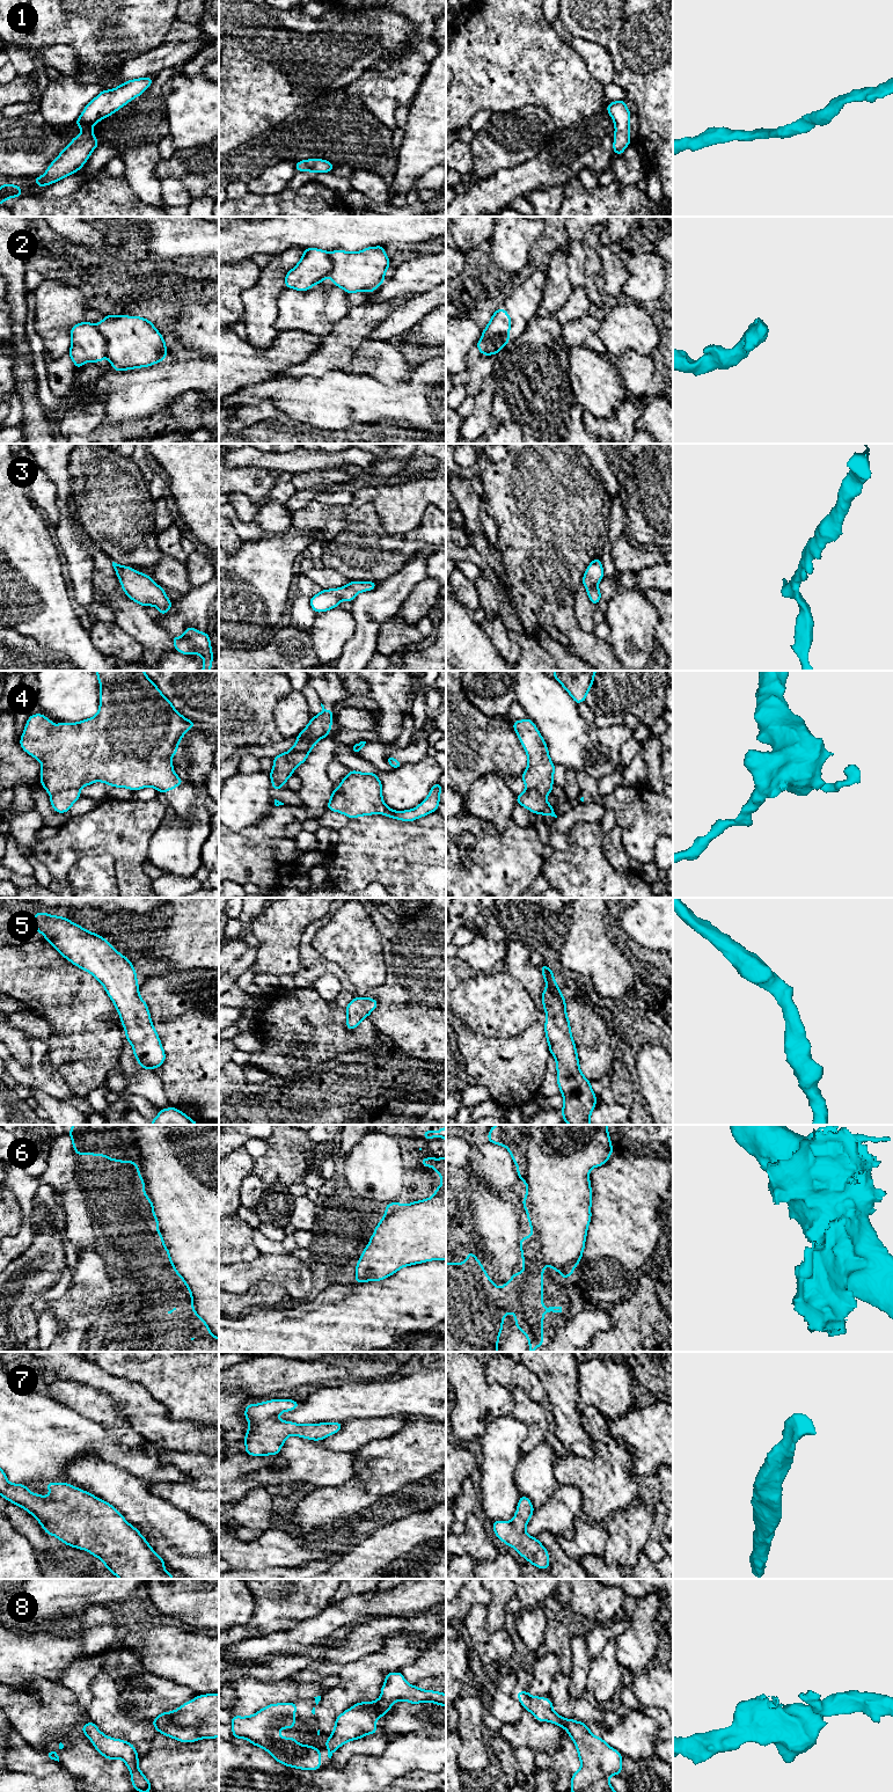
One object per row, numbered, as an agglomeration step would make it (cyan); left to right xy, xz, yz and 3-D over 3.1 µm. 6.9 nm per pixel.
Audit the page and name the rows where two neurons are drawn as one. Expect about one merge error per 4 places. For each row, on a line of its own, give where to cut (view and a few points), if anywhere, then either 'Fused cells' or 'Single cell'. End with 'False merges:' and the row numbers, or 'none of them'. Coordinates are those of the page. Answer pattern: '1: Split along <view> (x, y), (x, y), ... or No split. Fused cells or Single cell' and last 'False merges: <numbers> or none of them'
1: No split. Single cell
2: Split along xy (94, 324), (105, 341), (105, 353). Fused cells
3: No split. Single cell
4: Split along xy (78, 789), (65, 789), (51, 796). Fused cells
5: No split. Single cell
6: No split. Single cell
7: No split. Single cell
8: Split along xz (380, 1697), (390, 1702). Fused cells
False merges: 2, 4, 8

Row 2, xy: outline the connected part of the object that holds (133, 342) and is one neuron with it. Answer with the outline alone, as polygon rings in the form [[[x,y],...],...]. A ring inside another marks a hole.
[[[105,315],[95,324],[107,341],[107,358],[114,371],[152,366],[167,357],[163,337],[147,319]]]

